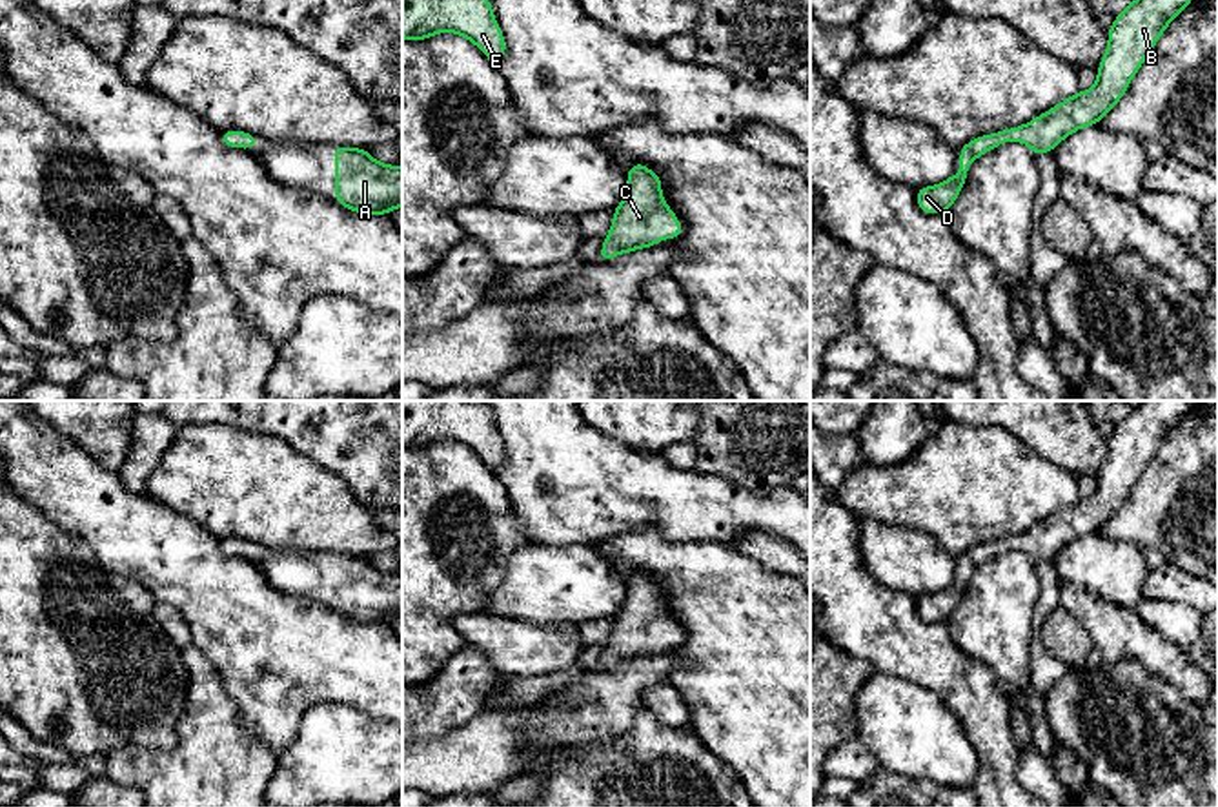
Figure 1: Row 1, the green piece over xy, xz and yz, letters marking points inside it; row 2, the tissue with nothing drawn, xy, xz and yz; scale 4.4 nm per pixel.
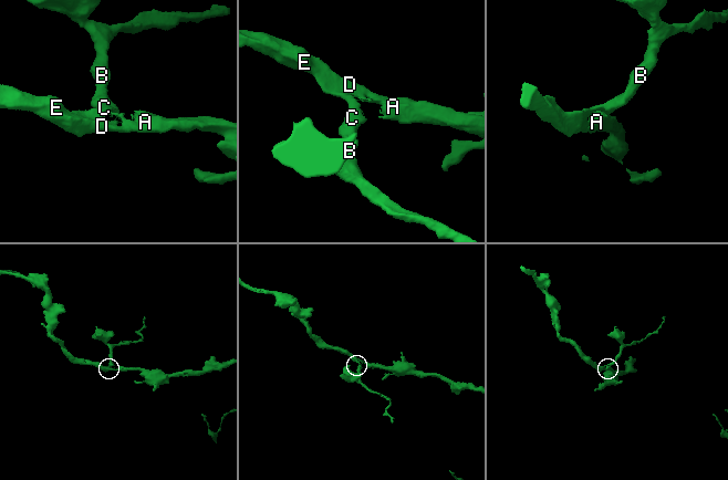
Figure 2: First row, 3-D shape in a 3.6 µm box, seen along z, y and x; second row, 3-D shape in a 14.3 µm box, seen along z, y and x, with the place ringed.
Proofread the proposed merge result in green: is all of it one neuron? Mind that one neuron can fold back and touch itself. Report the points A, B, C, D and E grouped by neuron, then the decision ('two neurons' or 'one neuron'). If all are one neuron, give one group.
A B C D E | one neuron

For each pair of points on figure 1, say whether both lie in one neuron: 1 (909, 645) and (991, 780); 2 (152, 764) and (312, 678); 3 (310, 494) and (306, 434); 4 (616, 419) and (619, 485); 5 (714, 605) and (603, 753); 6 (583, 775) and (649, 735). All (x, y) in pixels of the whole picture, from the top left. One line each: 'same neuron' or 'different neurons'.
1: same neuron
2: different neurons
3: different neurons
4: different neurons
5: different neurons
6: same neuron

